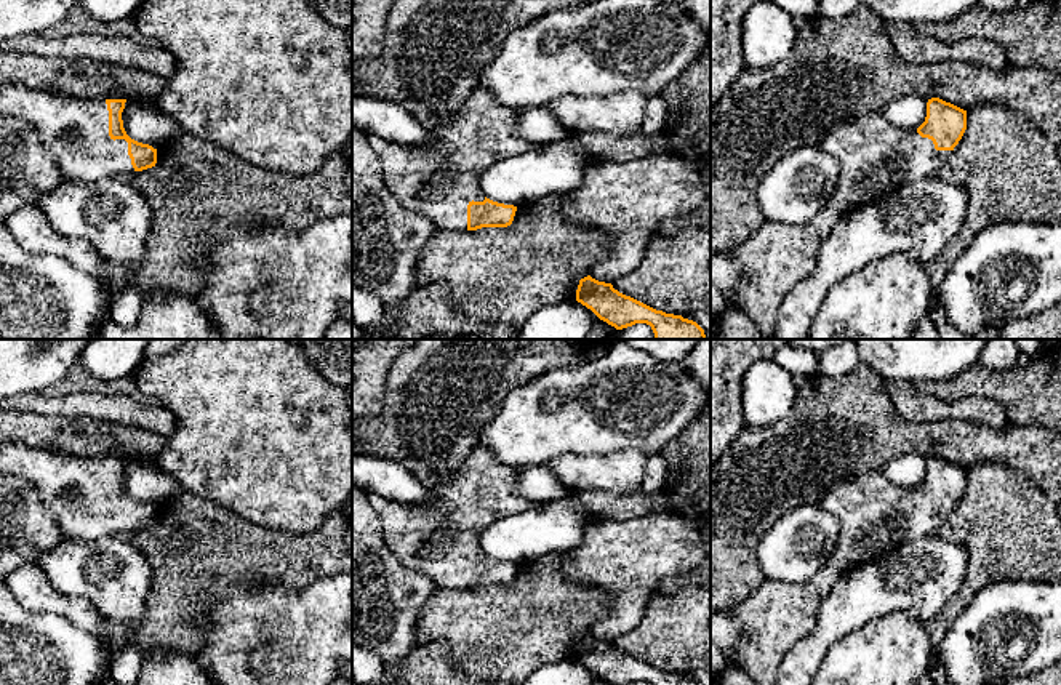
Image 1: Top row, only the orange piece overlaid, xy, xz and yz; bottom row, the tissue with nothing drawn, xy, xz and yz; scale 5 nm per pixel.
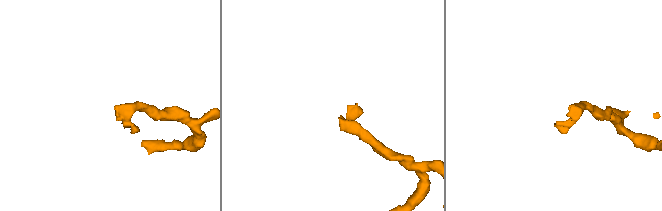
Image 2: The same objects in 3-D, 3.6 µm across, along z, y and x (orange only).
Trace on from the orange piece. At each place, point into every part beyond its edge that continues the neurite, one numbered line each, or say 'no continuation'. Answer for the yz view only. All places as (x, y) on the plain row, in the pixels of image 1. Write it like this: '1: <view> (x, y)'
1: yz (876, 517)

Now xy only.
1: xy (74, 490)

